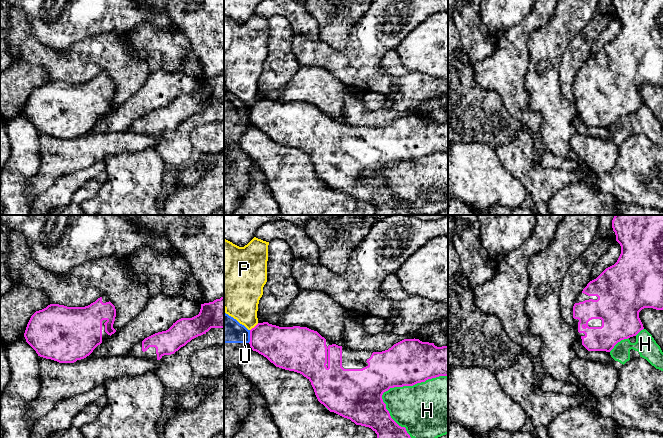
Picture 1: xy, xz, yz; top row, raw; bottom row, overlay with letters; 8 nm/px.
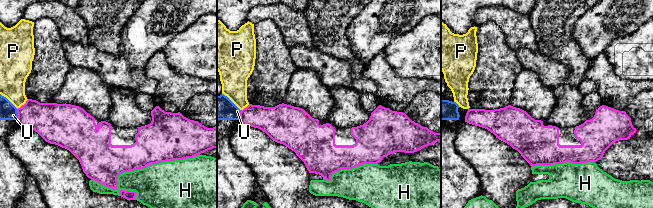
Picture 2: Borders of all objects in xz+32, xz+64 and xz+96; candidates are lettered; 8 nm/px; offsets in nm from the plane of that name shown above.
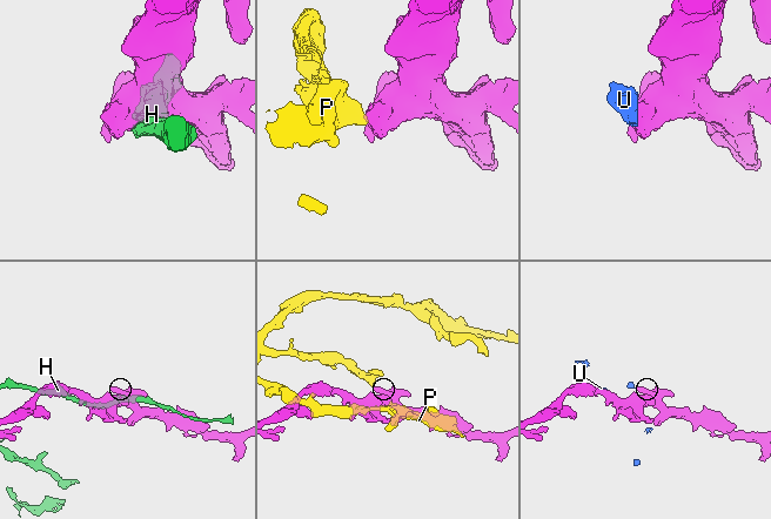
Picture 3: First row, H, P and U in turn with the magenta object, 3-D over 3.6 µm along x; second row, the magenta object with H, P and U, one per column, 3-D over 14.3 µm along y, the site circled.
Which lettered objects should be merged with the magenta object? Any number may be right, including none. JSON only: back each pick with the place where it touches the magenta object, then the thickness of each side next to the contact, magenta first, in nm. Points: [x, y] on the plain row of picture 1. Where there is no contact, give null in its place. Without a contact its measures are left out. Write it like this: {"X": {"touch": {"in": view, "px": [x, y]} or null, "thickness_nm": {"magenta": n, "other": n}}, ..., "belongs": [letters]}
{"belongs": []}

